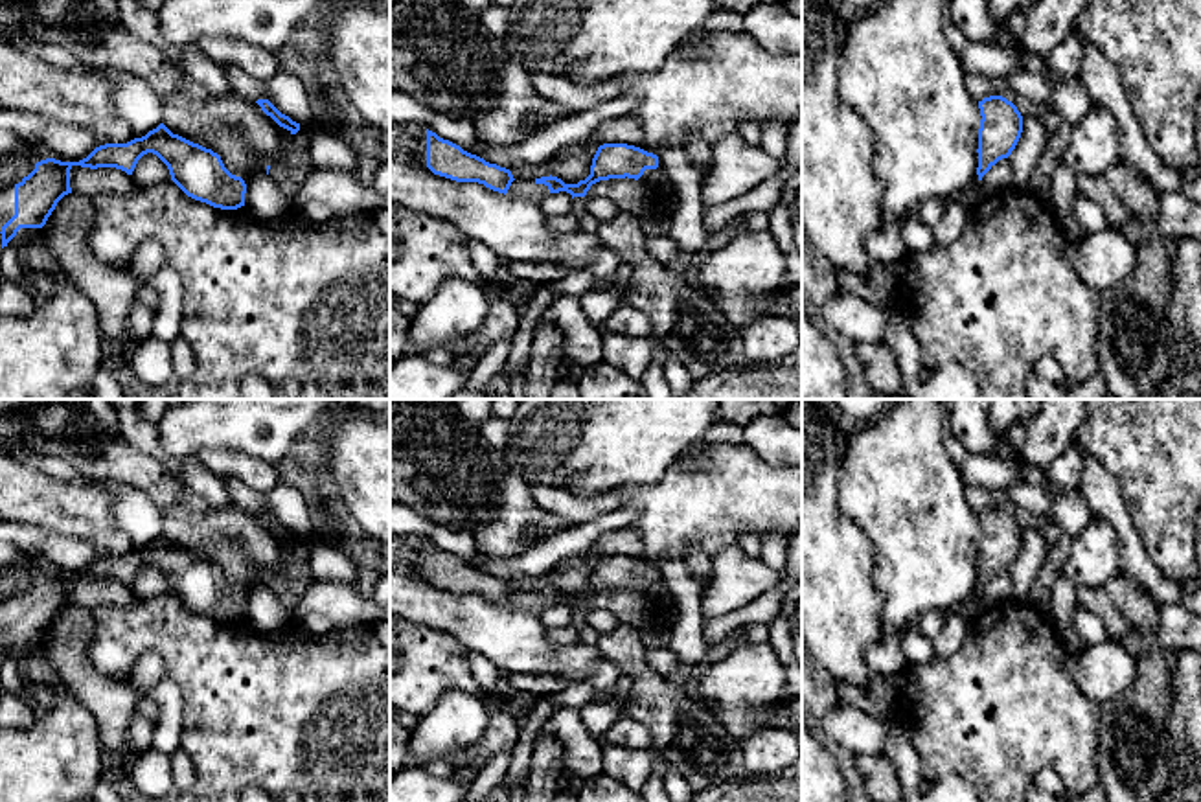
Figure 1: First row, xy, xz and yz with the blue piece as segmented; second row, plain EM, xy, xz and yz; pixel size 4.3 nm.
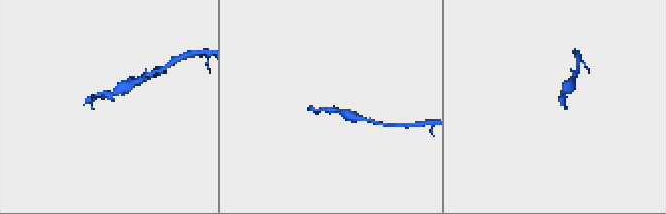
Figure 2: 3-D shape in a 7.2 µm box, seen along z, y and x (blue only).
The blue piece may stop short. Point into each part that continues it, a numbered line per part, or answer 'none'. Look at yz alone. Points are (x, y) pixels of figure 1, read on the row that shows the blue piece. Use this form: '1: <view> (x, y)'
none

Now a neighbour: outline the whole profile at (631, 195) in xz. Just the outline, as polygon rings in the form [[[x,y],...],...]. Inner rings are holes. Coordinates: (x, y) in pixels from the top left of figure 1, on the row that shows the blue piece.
[[[609,178],[590,186],[585,197],[572,199],[572,213],[581,217],[587,212],[587,200],[594,197],[607,197],[618,204],[622,212],[640,217],[649,210],[649,191],[642,180],[635,178]]]

